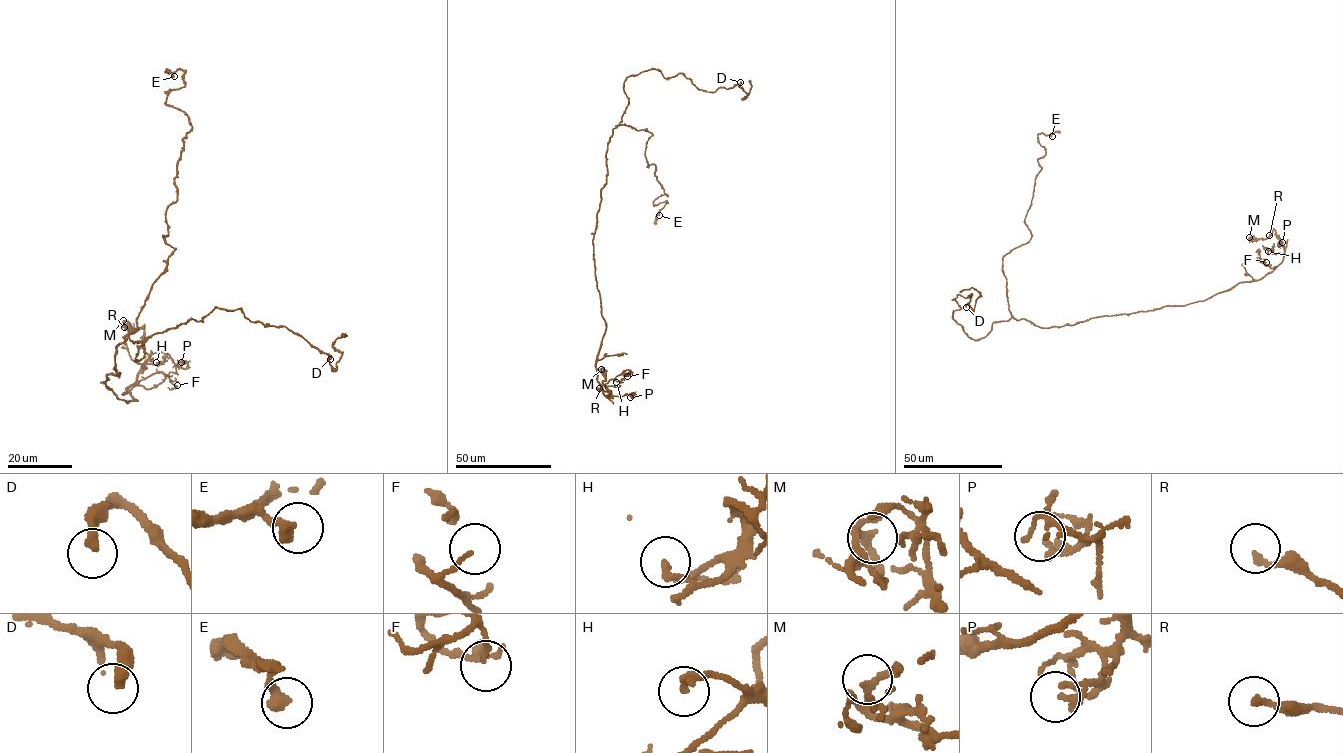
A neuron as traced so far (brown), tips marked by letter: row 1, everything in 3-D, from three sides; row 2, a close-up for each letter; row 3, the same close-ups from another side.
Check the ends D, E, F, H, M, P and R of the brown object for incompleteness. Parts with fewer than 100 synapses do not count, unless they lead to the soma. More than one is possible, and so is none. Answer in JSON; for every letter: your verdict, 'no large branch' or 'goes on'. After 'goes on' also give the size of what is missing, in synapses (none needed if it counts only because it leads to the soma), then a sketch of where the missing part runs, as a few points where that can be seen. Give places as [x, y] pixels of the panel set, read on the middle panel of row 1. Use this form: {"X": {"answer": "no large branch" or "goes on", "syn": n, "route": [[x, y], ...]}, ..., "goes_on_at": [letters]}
{"D": {"answer": "no large branch"}, "E": {"answer": "no large branch"}, "F": {"answer": "no large branch"}, "H": {"answer": "no large branch"}, "M": {"answer": "no large branch"}, "P": {"answer": "no large branch"}, "R": {"answer": "no large branch"}, "goes_on_at": []}

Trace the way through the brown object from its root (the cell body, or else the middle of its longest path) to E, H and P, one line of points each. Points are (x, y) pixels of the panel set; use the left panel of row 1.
E: (117, 373), (115, 347), (175, 249), (165, 212), (192, 126), (165, 102), (184, 85), (183, 70), (174, 76)
H: (117, 373), (106, 375), (106, 387), (127, 404), (136, 401), (123, 394), (142, 364), (162, 363), (156, 362)
P: (117, 373), (103, 382), (127, 404), (137, 401), (123, 394), (151, 354), (166, 352), (181, 362)

